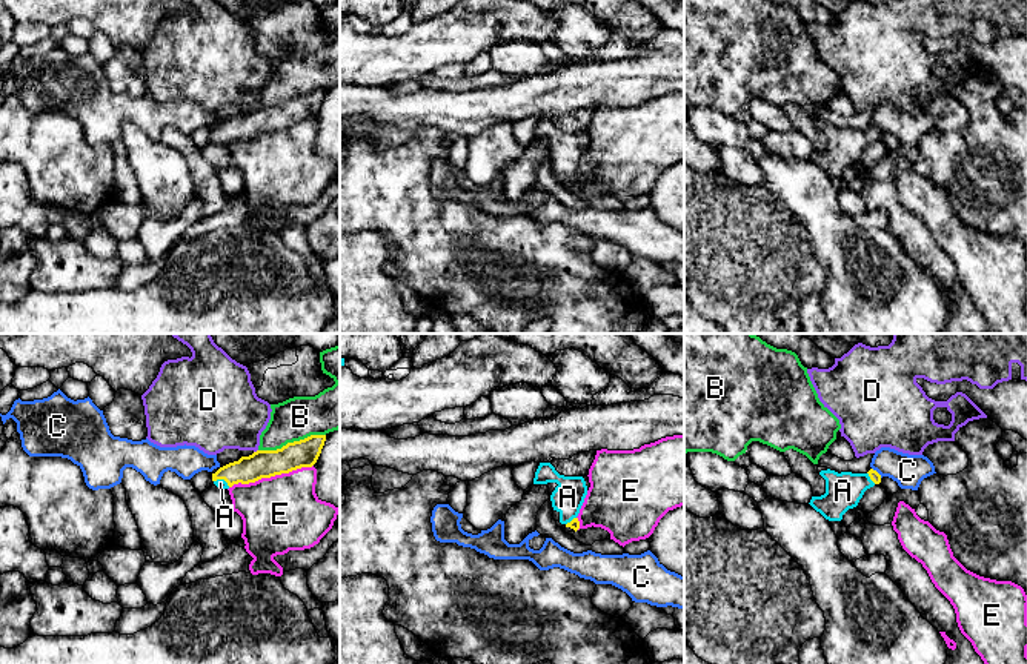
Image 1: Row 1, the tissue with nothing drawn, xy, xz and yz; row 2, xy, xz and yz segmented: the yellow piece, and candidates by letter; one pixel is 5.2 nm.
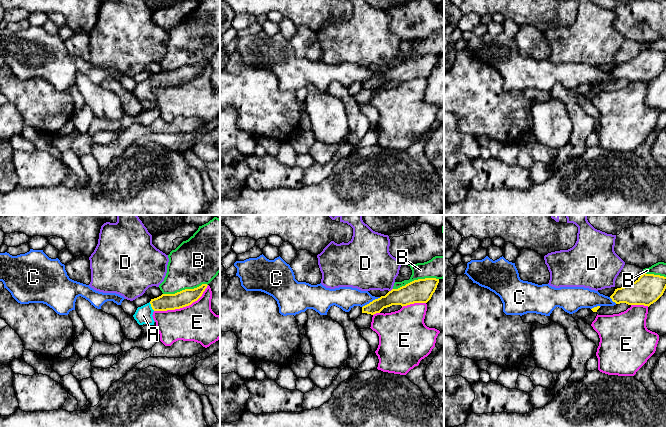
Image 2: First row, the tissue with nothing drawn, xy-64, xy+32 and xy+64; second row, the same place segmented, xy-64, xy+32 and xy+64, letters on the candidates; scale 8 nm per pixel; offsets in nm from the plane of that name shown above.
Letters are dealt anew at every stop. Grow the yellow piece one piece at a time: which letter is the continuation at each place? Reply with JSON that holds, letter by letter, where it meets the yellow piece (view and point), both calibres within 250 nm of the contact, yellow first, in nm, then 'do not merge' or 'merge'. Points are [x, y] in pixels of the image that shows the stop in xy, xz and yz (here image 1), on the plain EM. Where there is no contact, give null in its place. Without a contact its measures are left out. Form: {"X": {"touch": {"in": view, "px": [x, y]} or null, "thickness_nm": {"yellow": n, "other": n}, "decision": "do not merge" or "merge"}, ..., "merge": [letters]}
{"A": {"touch": {"in": "xy", "px": [222, 134]}, "thickness_nm": {"yellow": 140, "other": 50}, "decision": "merge"}, "B": {"touch": {"in": "xy", "px": [291, 99]}, "thickness_nm": {"yellow": 140, "other": 220}, "decision": "do not merge"}, "C": {"touch": {"in": "yz", "px": [877, 128]}, "thickness_nm": {"yellow": 60, "other": 170}, "decision": "do not merge"}, "D": {"touch": {"in": "xy", "px": [257, 106]}, "thickness_nm": {"yellow": 140, "other": 360}, "decision": "do not merge"}, "E": {"touch": {"in": "xy", "px": [271, 131]}, "thickness_nm": {"yellow": 140, "other": 400}, "decision": "do not merge"}, "merge": ["A"]}

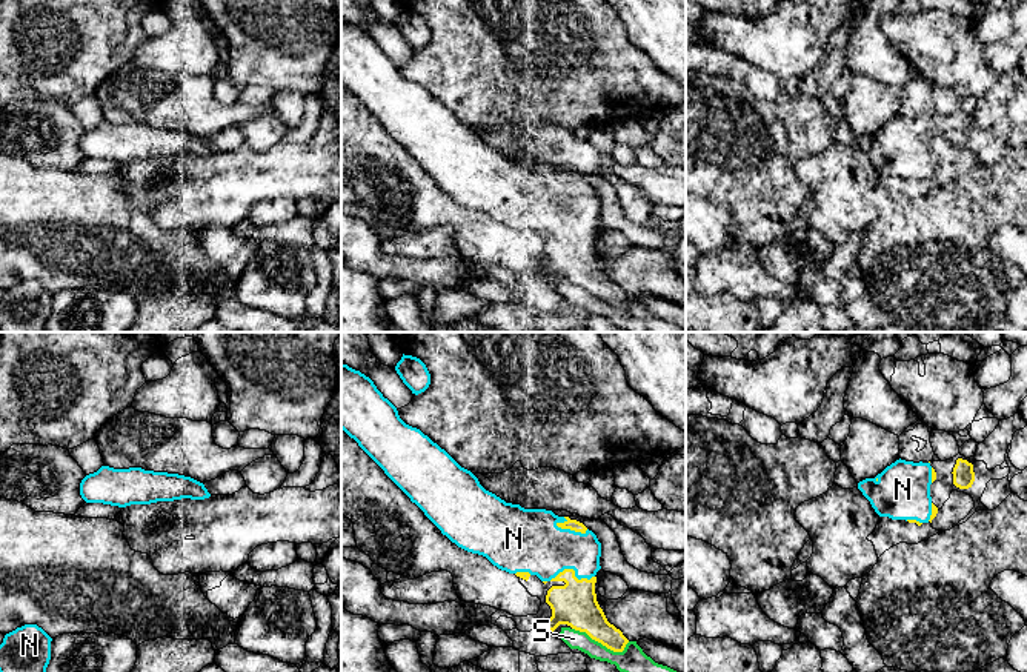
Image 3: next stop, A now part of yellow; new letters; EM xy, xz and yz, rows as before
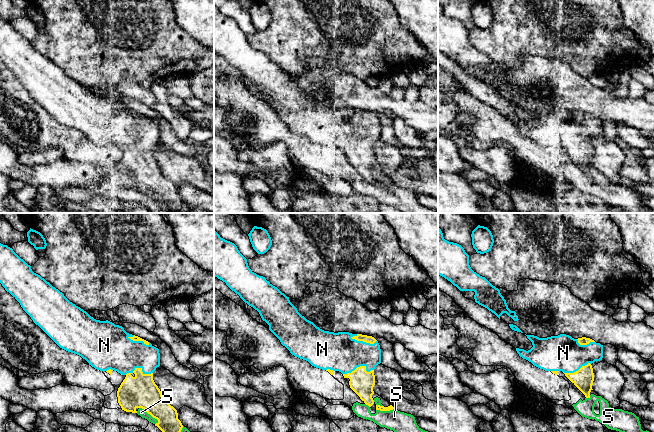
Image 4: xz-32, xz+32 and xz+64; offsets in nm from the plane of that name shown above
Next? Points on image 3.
{"N": {"touch": {"in": "xz", "px": [572, 225]}, "thickness_nm": {"yellow": 220, "other": 300}, "decision": "merge"}, "S": {"touch": {"in": "xz", "px": [601, 299]}, "thickness_nm": {"yellow": 220, "other": 150}, "decision": "do not merge"}, "merge": ["N"]}

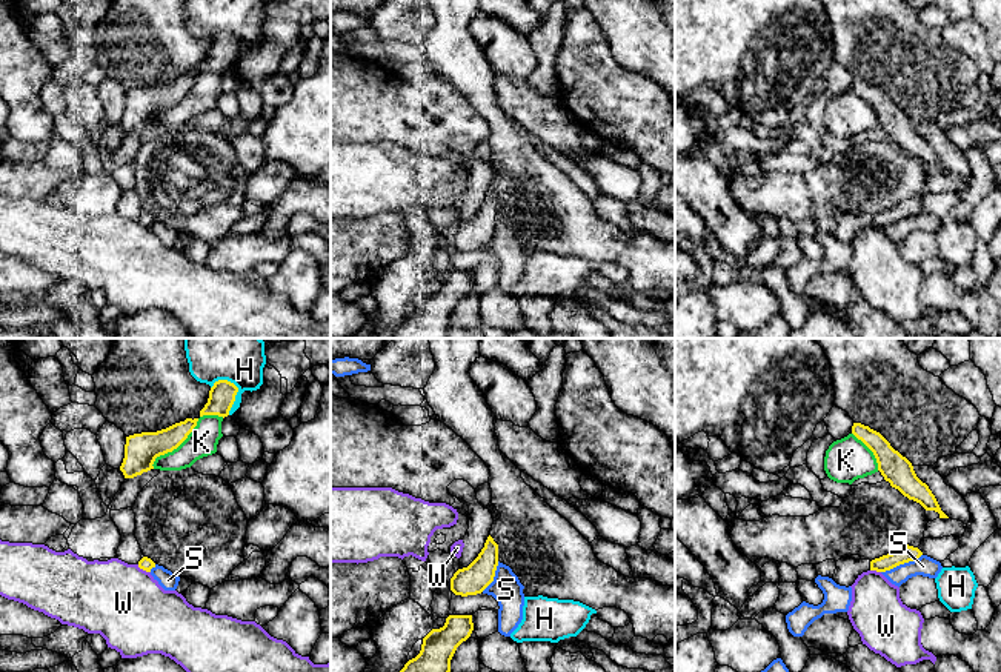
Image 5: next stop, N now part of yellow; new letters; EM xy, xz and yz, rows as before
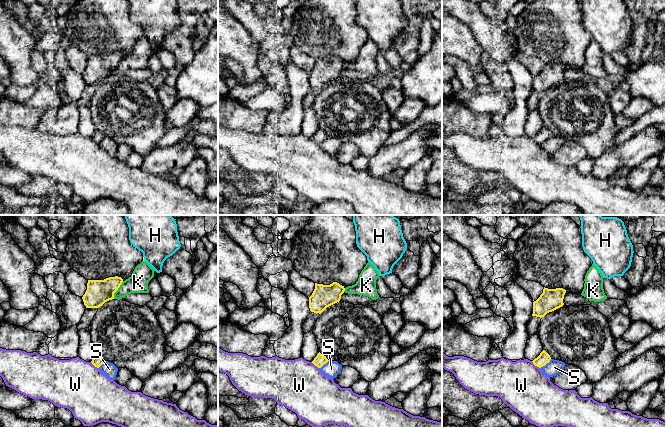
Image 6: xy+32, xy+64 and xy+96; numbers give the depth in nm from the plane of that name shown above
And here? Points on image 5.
{"H": {"touch": {"in": "xy", "px": [237, 46]}, "thickness_nm": {"yellow": 140, "other": 220}, "decision": "do not merge"}, "K": {"touch": {"in": "xy", "px": [188, 89]}, "thickness_nm": {"yellow": 160, "other": 160}, "decision": "do not merge"}, "S": {"touch": {"in": "yz", "px": [901, 219]}, "thickness_nm": {"yellow": 90, "other": 110}, "decision": "do not merge"}, "W": {"touch": {"in": "xy", "px": [143, 225]}, "thickness_nm": {"yellow": 70, "other": 400}, "decision": "do not merge"}, "merge": []}

